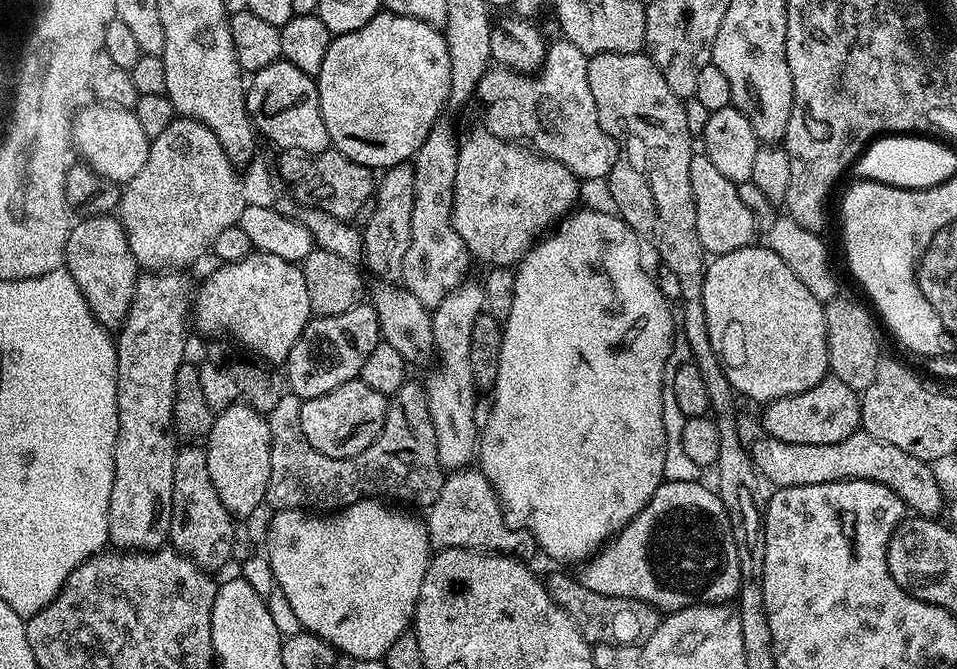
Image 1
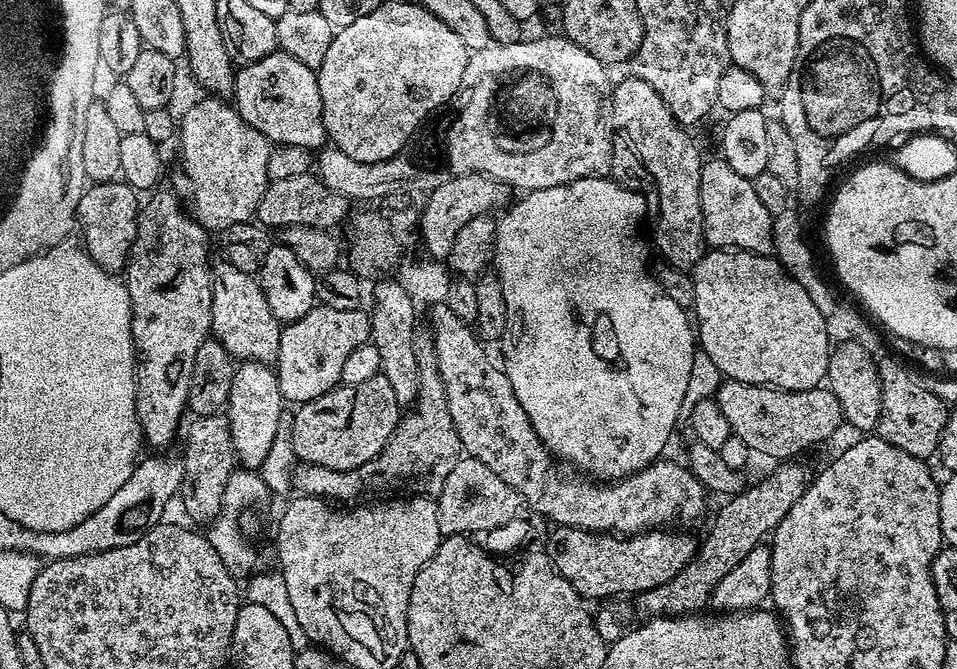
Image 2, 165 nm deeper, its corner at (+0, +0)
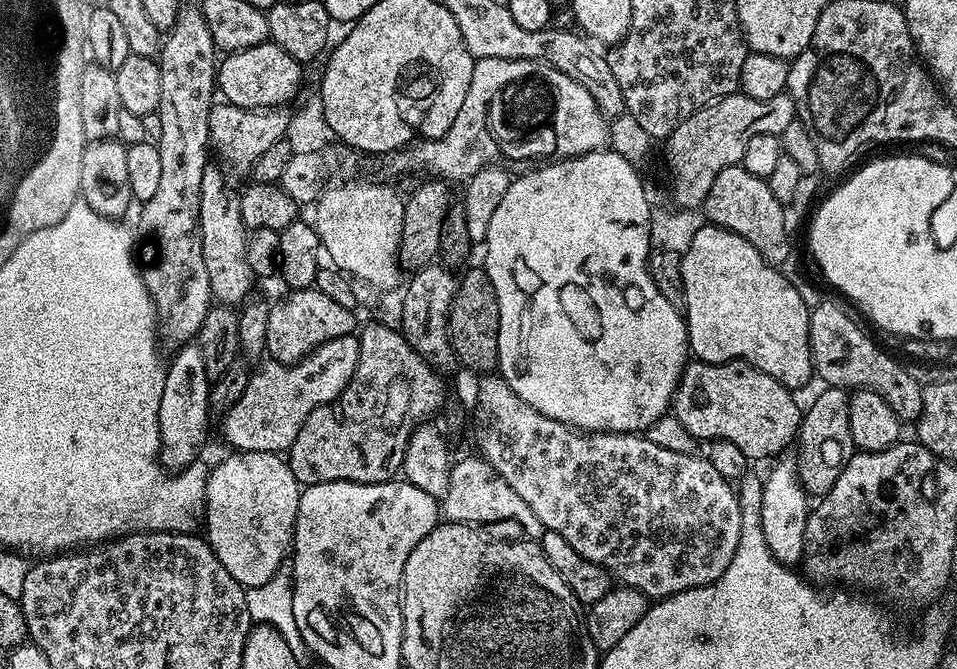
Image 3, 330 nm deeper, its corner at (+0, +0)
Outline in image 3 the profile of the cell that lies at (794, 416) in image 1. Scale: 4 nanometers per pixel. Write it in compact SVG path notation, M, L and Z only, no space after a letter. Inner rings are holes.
M696 360L689 363L680 376L671 411L697 441L729 440L742 450L749 462L756 462L767 456L779 457L783 453L780 451L797 439L802 408L792 396L795 395L782 382L759 372L744 360L728 360L724 364Z

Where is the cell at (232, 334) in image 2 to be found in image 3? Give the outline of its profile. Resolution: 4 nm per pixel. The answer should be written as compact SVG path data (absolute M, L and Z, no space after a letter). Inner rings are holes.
M209 166L202 174L202 194L200 195L202 258L210 274L213 297L229 306L240 306L253 295L254 277L248 261L250 229L242 222L240 192L228 185L228 180L224 177L225 169L220 168Z

